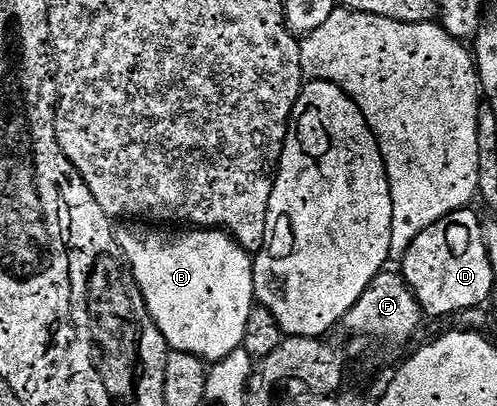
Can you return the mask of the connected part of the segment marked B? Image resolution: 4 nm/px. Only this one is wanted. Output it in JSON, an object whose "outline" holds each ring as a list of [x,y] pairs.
{"outline":[[[163,229],[151,230],[155,231],[118,232],[117,242],[122,258],[125,260],[130,274],[133,276],[134,286],[137,288],[138,294],[147,308],[147,312],[151,314],[151,320],[158,325],[159,332],[165,337],[168,348],[196,355],[197,358],[204,361],[218,361],[229,357],[234,351],[240,350],[243,346],[243,338],[245,337],[245,325],[249,325],[249,313],[251,312],[251,308],[256,306],[257,303],[255,297],[255,269],[252,256],[244,251],[230,235],[214,229],[187,229],[184,230],[187,231],[184,235],[166,235],[163,232],[166,230]]]}

